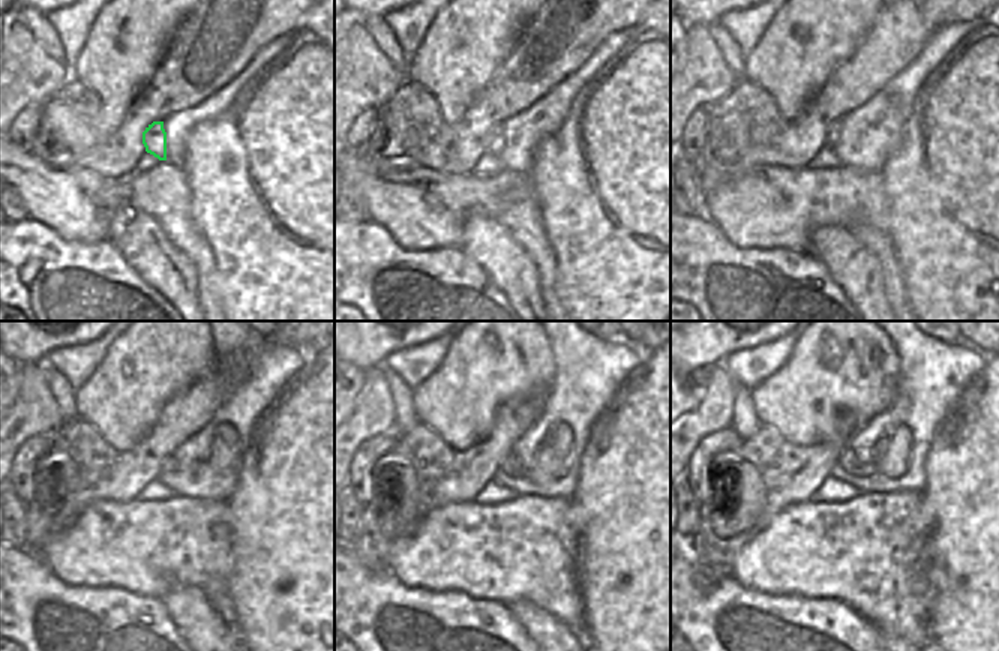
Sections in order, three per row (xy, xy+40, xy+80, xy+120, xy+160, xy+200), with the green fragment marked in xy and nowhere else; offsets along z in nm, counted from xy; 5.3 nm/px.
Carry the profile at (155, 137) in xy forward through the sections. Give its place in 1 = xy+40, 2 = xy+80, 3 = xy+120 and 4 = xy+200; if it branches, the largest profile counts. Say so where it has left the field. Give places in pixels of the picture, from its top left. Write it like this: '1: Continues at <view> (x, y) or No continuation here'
1: Continues at xy+40 (495, 137)
2: Continues at xy+80 (833, 134)
3: Continues at xy+120 (170, 465)
4: Continues at xy+200 (849, 462)

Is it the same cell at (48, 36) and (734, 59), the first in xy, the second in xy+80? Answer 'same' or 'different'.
same

